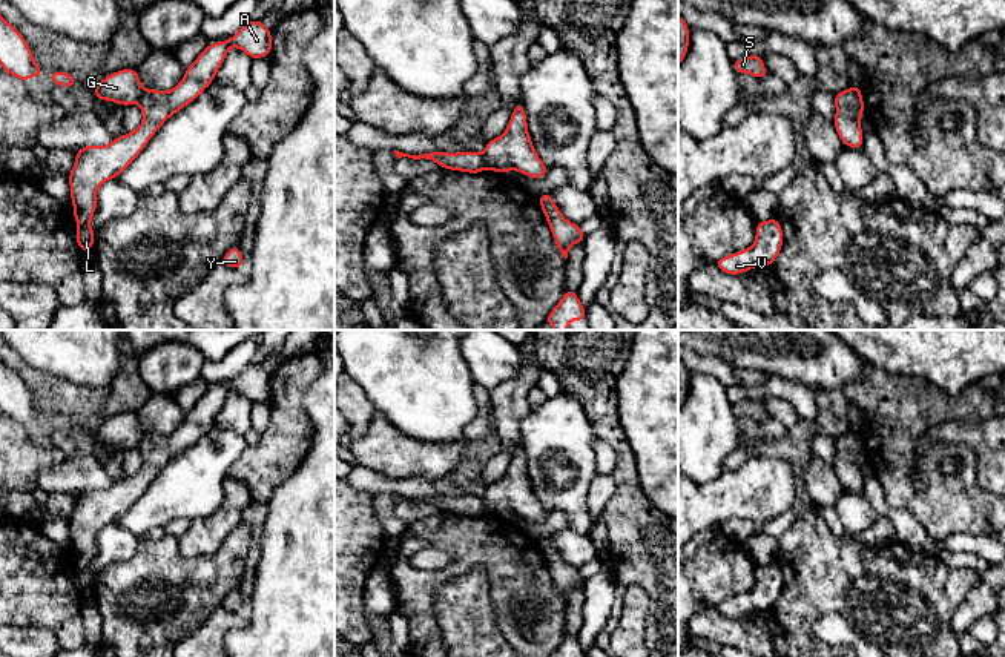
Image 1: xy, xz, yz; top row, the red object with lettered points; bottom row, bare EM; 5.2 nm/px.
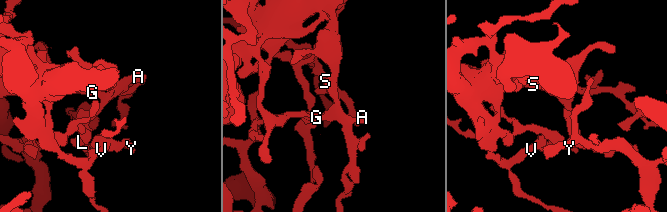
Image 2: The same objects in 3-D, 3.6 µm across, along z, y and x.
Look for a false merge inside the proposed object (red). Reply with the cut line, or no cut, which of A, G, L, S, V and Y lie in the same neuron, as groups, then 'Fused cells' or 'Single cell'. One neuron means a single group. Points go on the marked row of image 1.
Split along xz (481, 154), (487, 168). Groups: A L S V Y / G. Fused cells

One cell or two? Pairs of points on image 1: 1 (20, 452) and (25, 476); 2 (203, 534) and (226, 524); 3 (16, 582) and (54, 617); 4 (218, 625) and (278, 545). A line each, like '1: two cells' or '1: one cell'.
1: one cell
2: one cell
3: one cell
4: two cells

